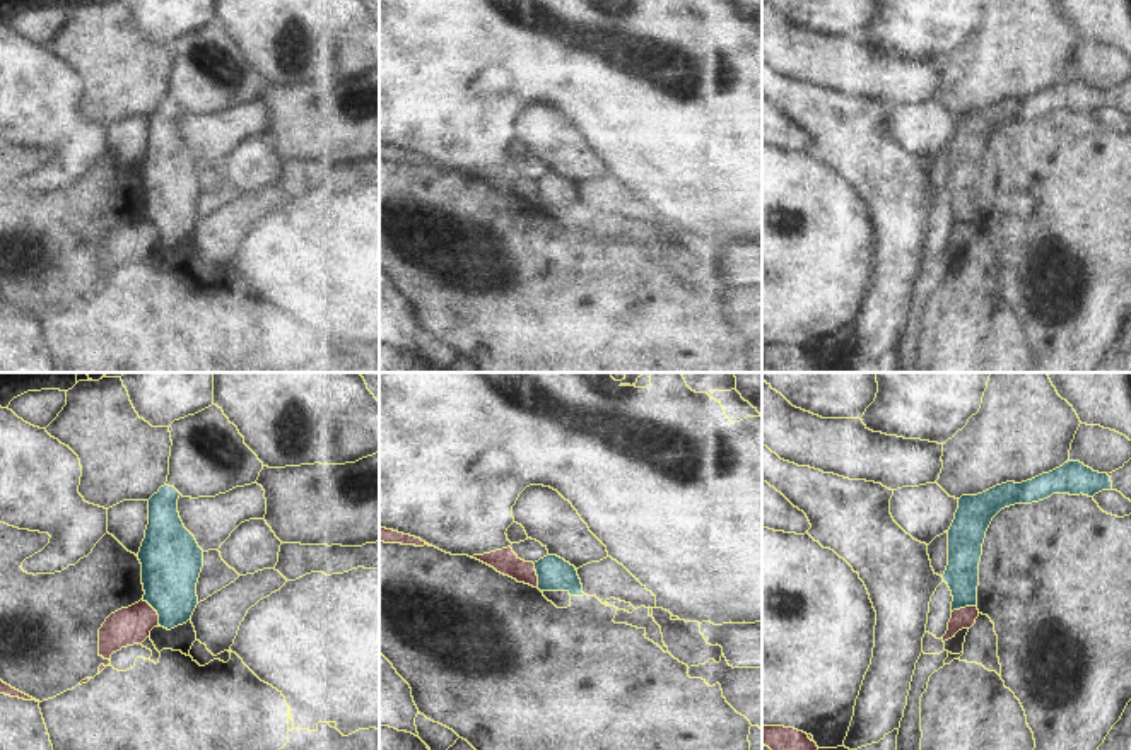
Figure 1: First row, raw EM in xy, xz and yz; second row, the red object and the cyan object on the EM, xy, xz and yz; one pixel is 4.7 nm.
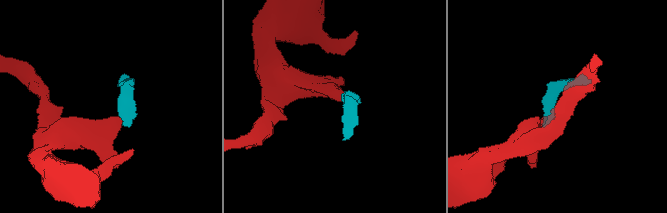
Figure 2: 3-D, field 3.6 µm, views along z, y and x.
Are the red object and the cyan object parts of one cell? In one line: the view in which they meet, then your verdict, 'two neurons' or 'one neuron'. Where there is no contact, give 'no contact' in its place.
meets red in xy; two neurons

